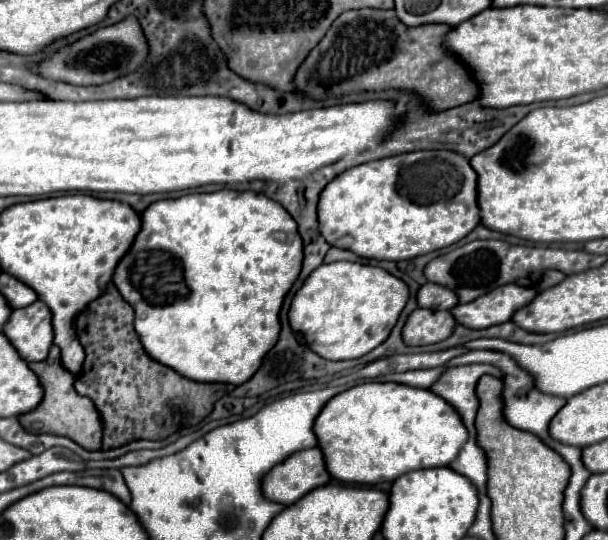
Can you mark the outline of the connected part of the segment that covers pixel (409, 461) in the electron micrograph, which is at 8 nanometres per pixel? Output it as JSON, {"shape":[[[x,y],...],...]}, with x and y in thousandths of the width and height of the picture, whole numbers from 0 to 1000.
{"shape":[[[602,707],[553,730],[526,759],[516,781],[516,804],[543,881],[582,896],[622,896],[632,889],[648,889],[658,878],[678,870],[737,863],[737,856],[743,856],[743,848],[757,837],[757,826],[766,811],[763,785],[757,781],[757,770],[743,759],[743,752],[737,752],[737,744],[717,737],[717,730],[711,730],[707,722],[648,707]]]}

